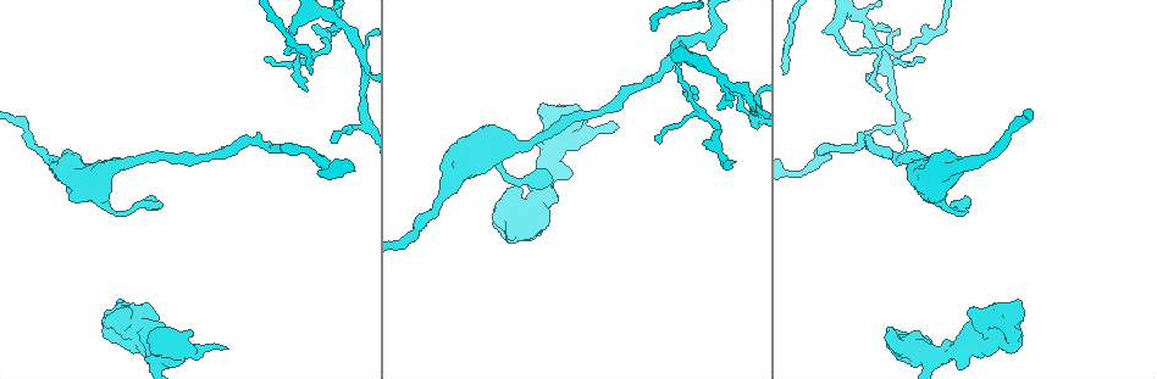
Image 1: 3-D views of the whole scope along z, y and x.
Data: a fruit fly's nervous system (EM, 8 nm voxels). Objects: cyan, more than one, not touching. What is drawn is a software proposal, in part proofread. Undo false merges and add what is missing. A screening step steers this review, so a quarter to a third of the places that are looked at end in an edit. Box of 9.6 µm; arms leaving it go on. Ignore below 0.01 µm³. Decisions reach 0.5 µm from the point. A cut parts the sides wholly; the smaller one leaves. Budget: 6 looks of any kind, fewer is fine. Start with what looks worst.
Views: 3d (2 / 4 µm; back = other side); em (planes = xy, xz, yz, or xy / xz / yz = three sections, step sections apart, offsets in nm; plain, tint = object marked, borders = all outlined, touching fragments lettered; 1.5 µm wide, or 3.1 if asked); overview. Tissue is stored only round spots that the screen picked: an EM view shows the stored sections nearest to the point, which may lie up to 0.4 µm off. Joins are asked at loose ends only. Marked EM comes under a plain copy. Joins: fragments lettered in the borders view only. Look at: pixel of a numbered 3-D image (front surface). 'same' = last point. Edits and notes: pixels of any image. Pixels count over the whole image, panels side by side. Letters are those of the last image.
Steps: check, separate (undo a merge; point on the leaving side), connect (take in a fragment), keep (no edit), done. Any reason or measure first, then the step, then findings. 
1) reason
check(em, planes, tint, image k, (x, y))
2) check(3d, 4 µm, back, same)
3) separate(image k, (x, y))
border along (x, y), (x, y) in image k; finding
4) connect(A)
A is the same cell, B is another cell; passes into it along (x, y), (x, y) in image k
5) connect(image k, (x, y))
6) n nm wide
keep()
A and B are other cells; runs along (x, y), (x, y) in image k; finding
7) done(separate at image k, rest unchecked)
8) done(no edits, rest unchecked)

check(3d, 2 µm, back, image 1, (617, 123))

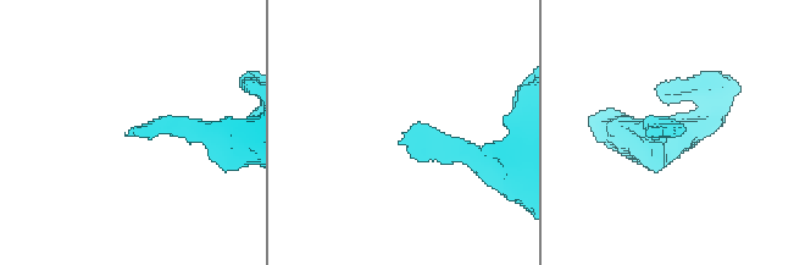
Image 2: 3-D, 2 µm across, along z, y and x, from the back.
check(em, xy, step 8, borders, image 2, (128, 135))

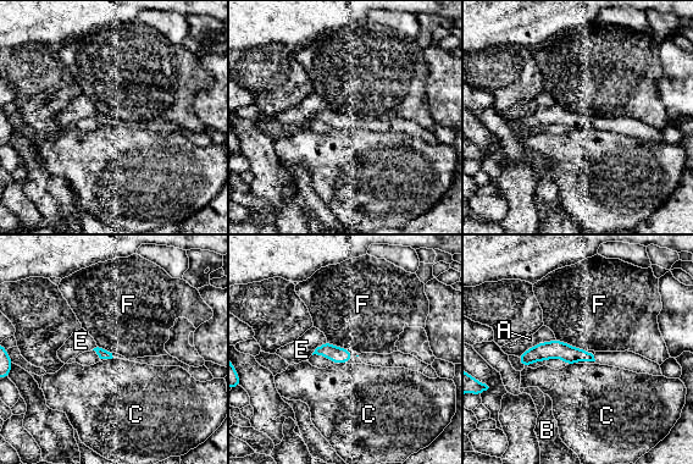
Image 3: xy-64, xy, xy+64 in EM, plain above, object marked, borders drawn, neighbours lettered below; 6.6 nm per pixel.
keep()
A, B, C, E and F are other cells; border along (345, 362), (336, 364) in image 3; none of them fits

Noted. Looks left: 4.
branch stops here
check(3d, 4 µm, back, image 1, (552, 178))

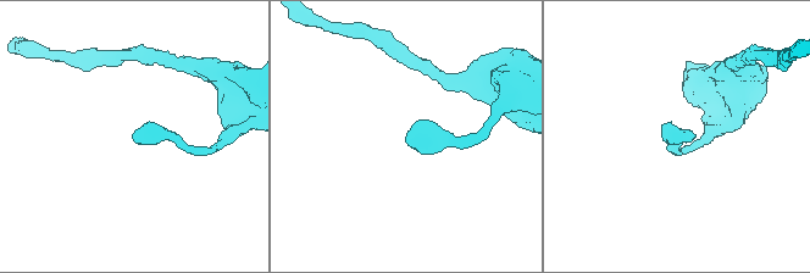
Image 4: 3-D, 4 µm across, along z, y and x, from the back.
shape alone is not enough
check(em, planes, borders, image 4, (408, 133))

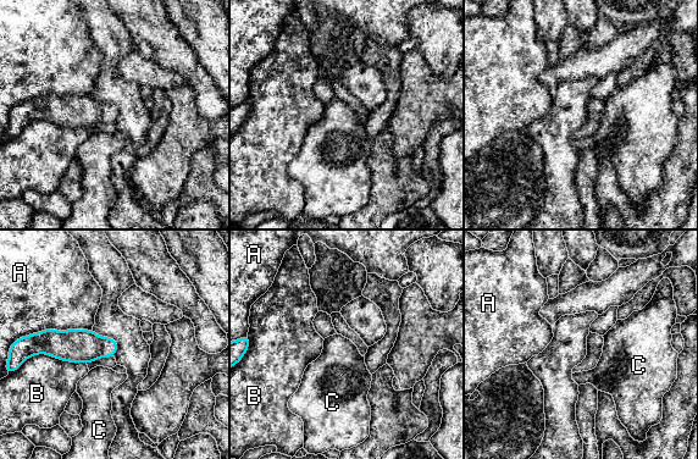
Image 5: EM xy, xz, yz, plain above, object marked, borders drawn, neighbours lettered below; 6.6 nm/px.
200 nm wide
keep()
A, B and C are other cells; border along (92, 328), (44, 328), (27, 336) in image 5; none of them fits

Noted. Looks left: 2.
sharp bend
check(3d, 2 µm, image 1, (836, 39))

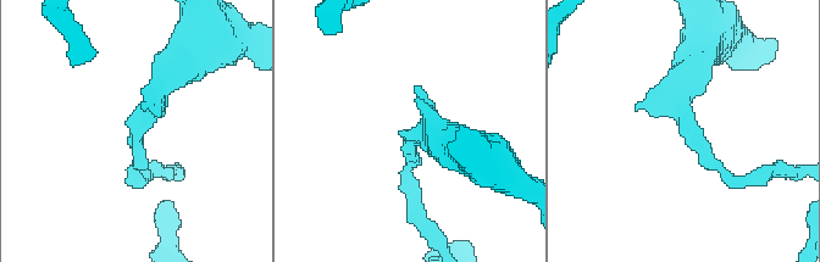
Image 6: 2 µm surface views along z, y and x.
check(em, planes, borders, image 6, (142, 131))

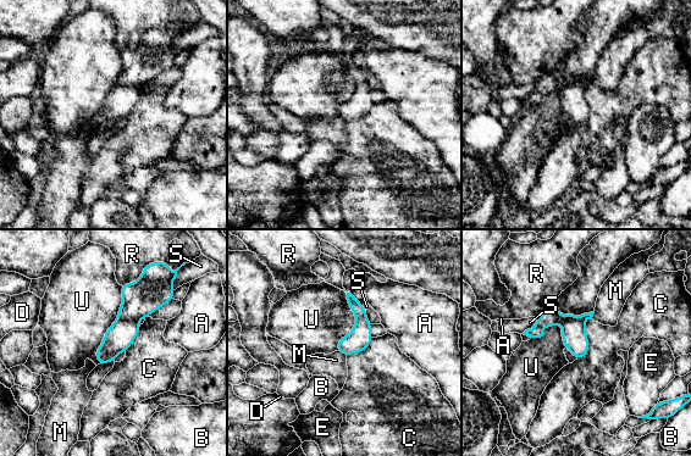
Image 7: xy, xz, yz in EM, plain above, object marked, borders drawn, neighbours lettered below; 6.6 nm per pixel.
separate(image 7, (574, 335))
A, B, C, D, E, M, R, S and U are other cells; two cells meet here

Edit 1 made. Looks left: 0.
done(separate at image 7, rest unchecked)

